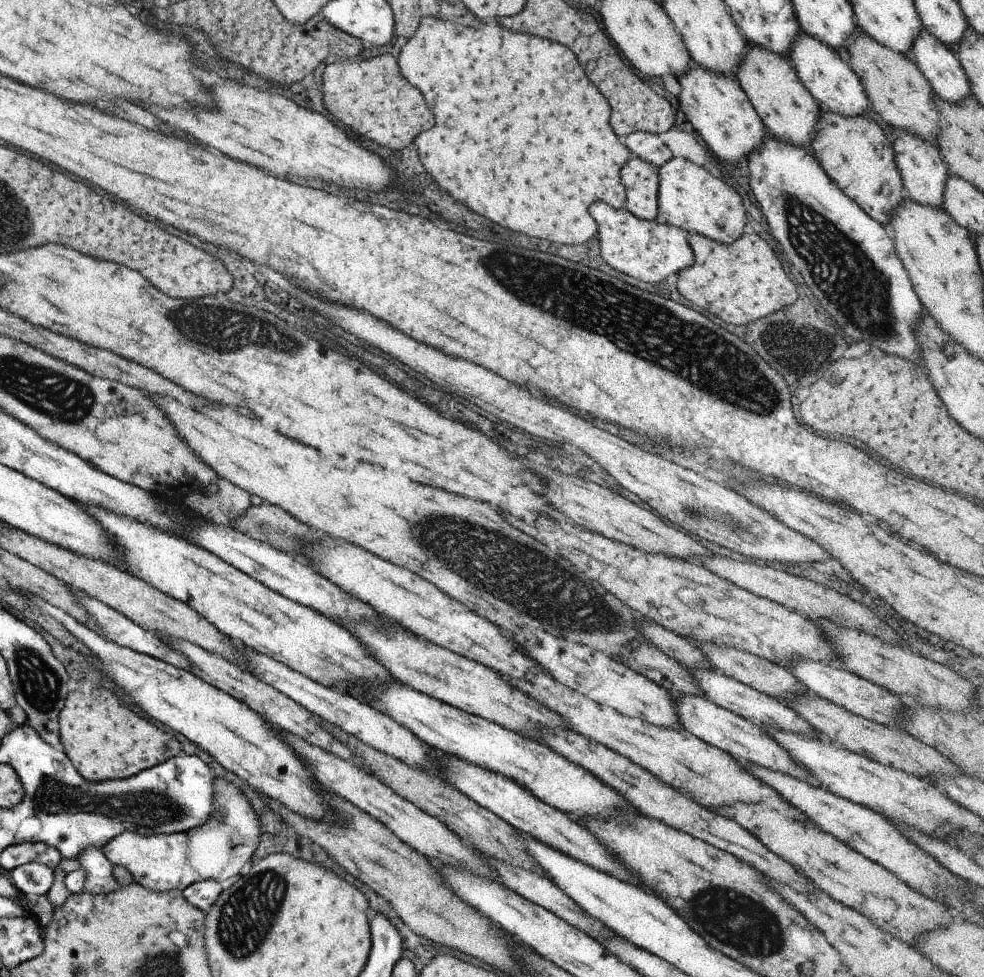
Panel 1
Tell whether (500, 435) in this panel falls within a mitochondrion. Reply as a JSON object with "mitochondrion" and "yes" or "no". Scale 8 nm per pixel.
{"mitochondrion":"no"}

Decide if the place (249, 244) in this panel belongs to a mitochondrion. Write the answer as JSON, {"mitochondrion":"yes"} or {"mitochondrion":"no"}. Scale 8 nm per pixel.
{"mitochondrion":"no"}

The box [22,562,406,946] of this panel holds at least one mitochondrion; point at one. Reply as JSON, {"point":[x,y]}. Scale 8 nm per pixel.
{"point":[55,797]}

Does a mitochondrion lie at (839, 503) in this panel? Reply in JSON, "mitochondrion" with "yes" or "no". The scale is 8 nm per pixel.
{"mitochondrion":"no"}

